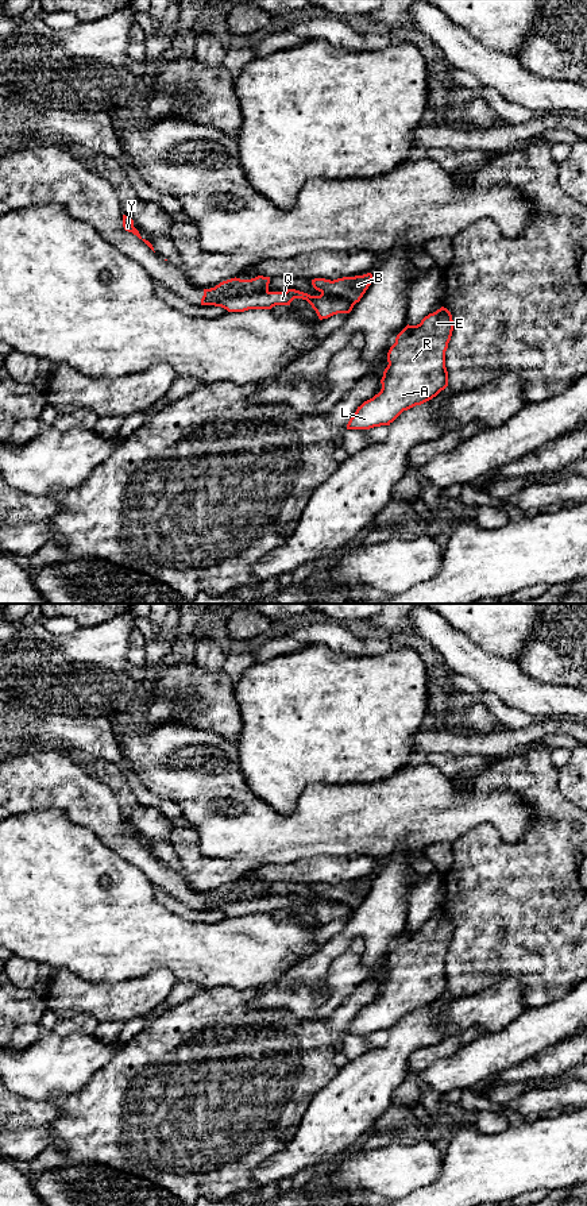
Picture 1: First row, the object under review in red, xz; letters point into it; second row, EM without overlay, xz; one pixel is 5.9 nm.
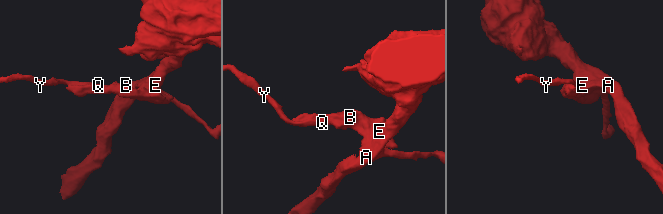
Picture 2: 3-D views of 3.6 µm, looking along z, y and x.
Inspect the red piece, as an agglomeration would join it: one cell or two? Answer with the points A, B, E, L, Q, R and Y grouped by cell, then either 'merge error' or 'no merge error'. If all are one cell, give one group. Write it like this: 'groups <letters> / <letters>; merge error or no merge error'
groups A E L Q R Y / B; merge error

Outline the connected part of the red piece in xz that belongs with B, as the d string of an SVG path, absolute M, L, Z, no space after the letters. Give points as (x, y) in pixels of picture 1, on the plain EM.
M367 878L355 882L343 882L337 885L314 883L312 890L321 898L329 898L337 902L351 905L354 909L359 908L368 891L371 890L372 879Z

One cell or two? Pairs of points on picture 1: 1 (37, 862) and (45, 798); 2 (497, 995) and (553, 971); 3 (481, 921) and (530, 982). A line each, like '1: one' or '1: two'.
1: two
2: two
3: one

